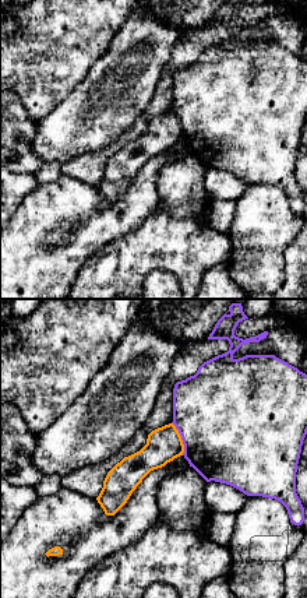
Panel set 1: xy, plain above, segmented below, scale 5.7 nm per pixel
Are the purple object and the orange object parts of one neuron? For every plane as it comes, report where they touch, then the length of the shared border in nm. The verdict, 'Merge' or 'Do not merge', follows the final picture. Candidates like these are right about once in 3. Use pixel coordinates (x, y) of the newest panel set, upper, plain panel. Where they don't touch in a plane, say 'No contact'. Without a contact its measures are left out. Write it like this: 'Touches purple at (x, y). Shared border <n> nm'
Touches purple at (182, 126). Shared border 200 nm

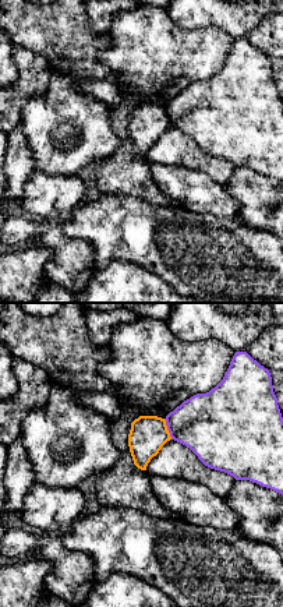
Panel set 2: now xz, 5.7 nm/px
Touches purple at (167, 116). Shared border 130 nm

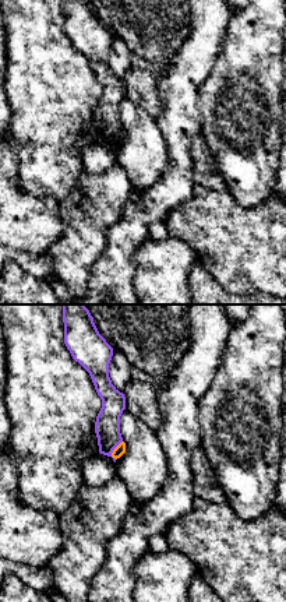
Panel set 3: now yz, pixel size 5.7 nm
Touches purple at (113, 136). Shared border 120 nm

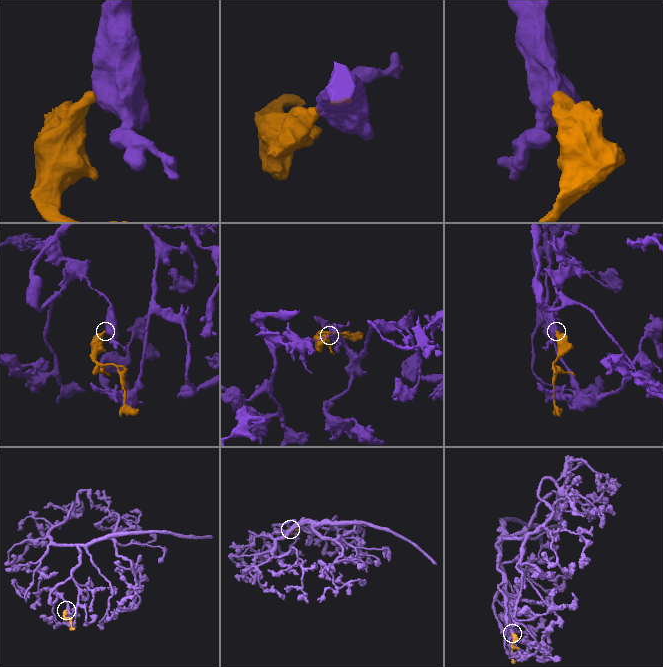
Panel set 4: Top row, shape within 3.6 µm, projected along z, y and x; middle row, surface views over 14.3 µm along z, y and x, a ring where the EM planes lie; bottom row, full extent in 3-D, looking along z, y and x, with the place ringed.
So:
Do not merge

